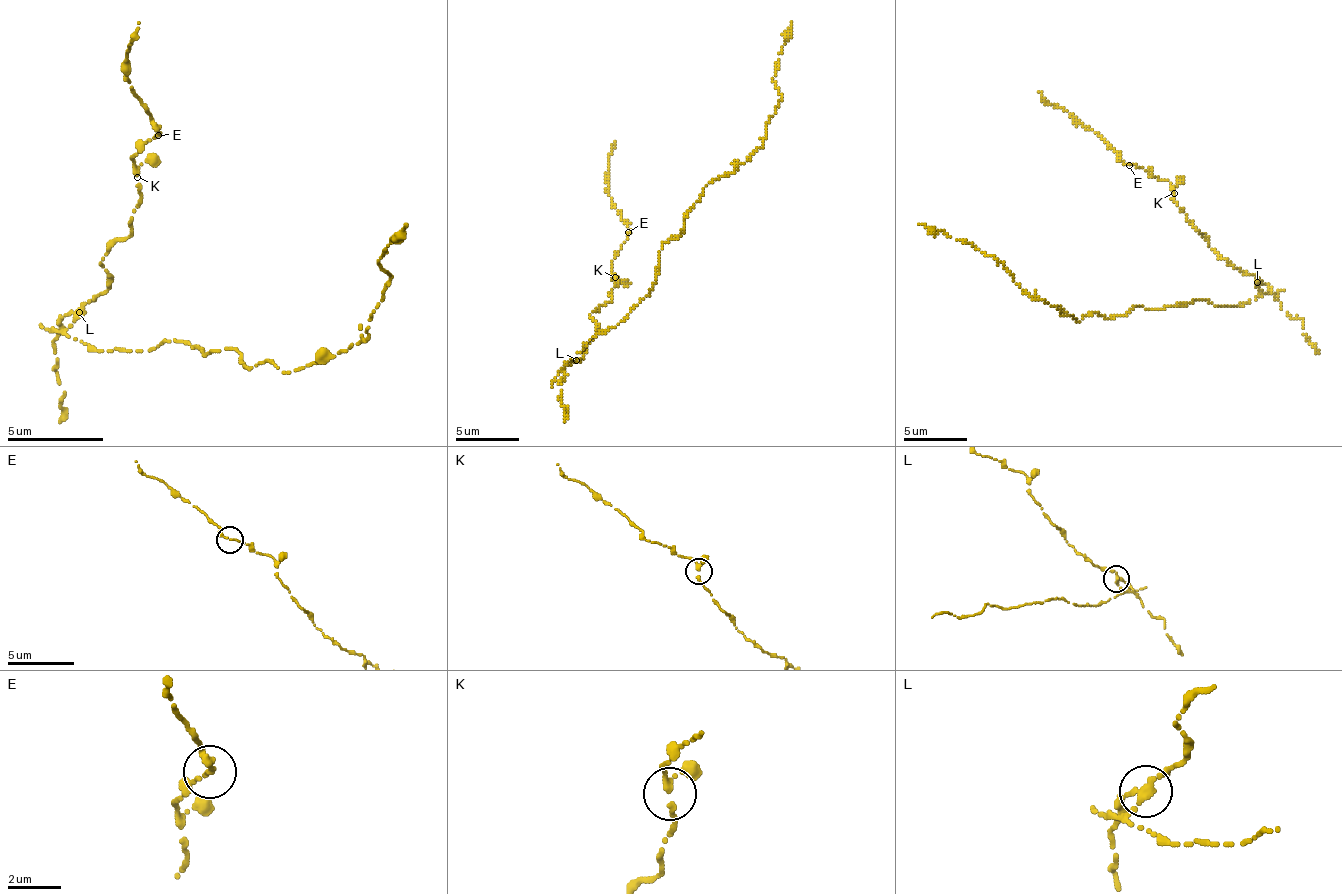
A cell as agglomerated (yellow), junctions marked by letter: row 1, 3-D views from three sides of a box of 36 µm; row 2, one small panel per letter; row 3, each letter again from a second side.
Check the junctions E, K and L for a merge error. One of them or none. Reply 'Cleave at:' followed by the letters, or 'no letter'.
Cleave at: no letter

